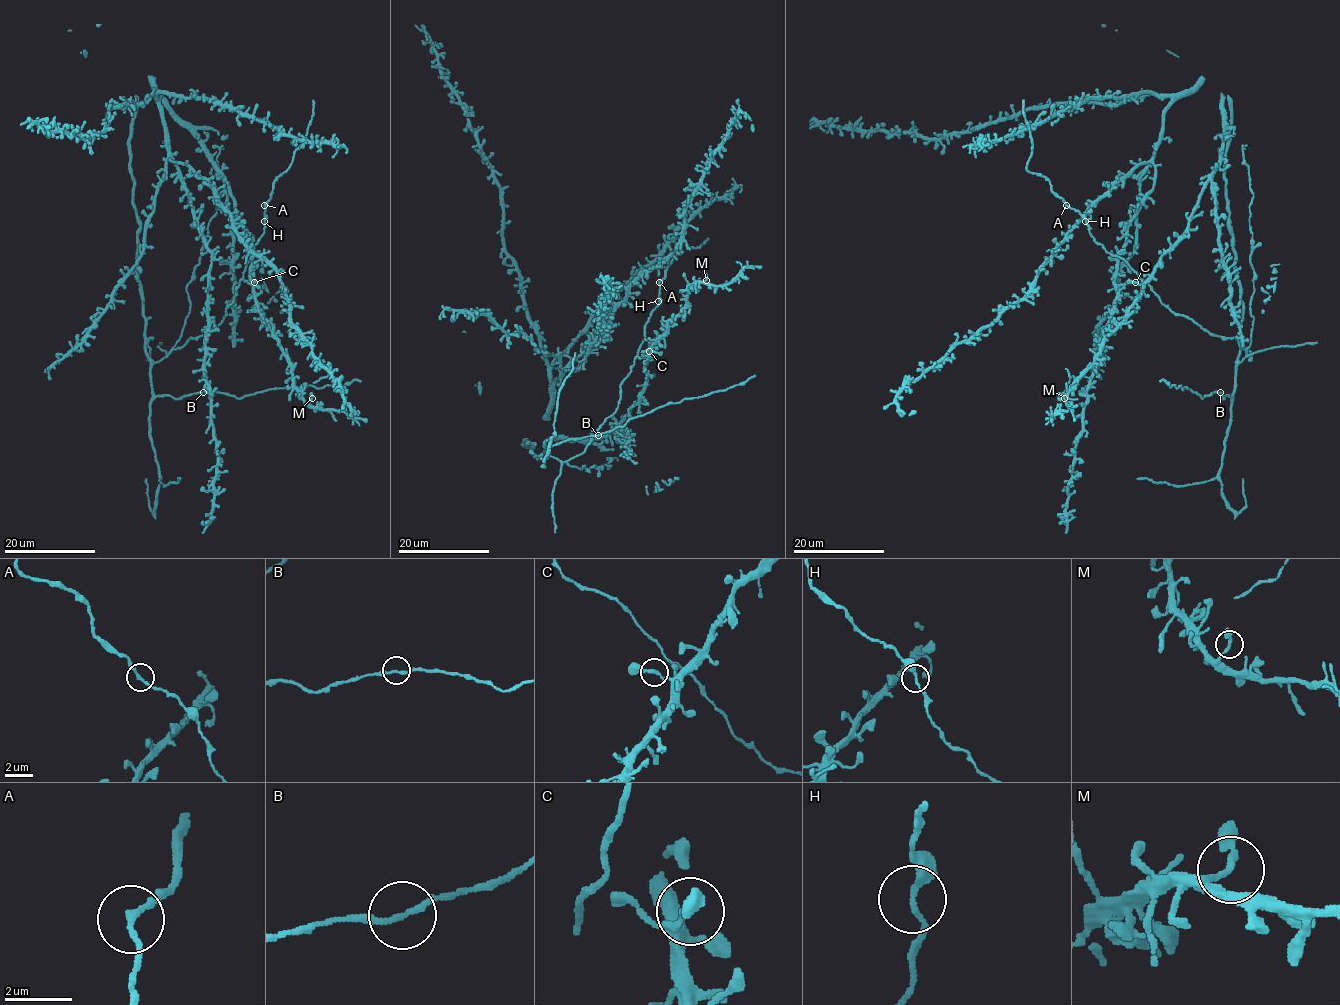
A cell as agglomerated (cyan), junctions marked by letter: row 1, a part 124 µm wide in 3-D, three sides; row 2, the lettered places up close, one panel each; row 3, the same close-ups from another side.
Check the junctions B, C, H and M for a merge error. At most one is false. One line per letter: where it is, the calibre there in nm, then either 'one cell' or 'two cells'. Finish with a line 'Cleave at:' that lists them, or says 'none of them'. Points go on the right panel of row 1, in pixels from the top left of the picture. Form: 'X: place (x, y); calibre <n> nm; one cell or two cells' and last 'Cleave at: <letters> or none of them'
B: place (1220, 392); calibre 170 nm; one cell
C: place (1135, 282); calibre 240 nm; one cell
H: place (1085, 221); calibre 220 nm; one cell
M: place (1064, 398); calibre 180 nm; one cell
Cleave at: none of them

